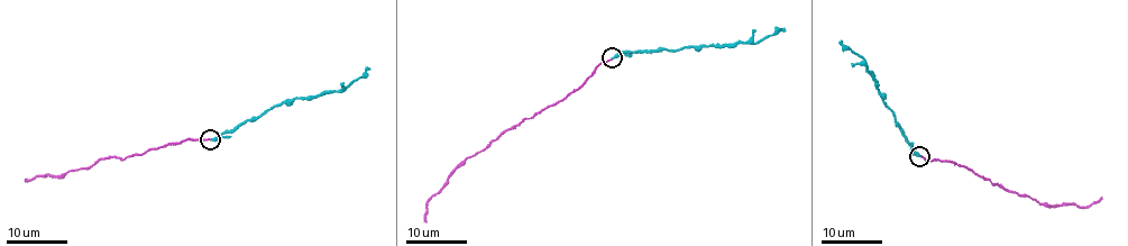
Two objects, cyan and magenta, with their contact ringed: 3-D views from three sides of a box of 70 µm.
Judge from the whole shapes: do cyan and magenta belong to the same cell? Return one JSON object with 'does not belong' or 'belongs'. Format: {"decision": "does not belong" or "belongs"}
{"decision": "does not belong"}

